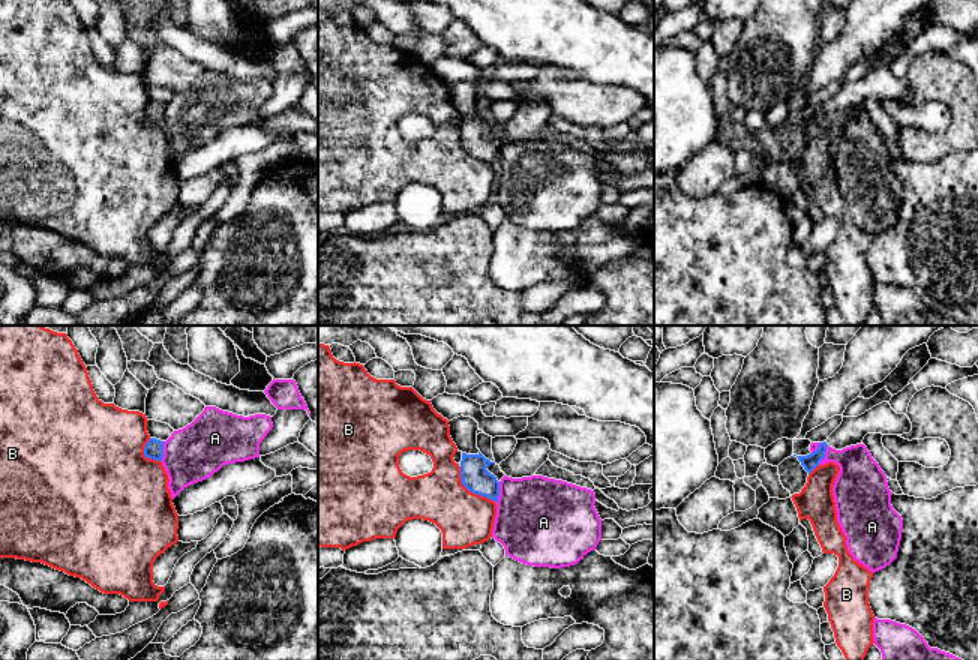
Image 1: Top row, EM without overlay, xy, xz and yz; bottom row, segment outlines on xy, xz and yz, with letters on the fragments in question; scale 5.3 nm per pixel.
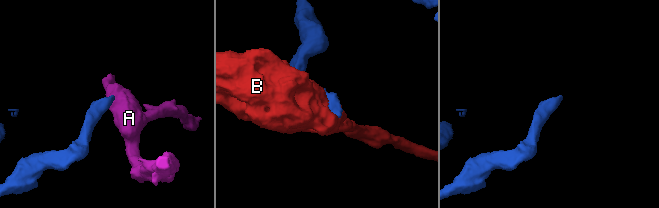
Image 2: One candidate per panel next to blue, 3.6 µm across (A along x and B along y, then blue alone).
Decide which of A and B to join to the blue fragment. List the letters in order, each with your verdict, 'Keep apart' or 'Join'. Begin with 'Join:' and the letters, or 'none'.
Join: none
A: Keep apart
B: Keep apart

